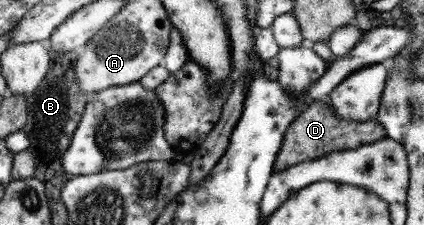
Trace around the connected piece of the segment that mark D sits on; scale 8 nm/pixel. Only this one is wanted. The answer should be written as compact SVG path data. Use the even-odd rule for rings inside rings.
M328 100L313 101L299 114L285 131L282 147L274 162L274 172L288 169L297 163L318 159L334 151L356 149L358 146L370 144L377 139L384 138L385 129L376 119L368 121L350 121L341 119L331 108Z

